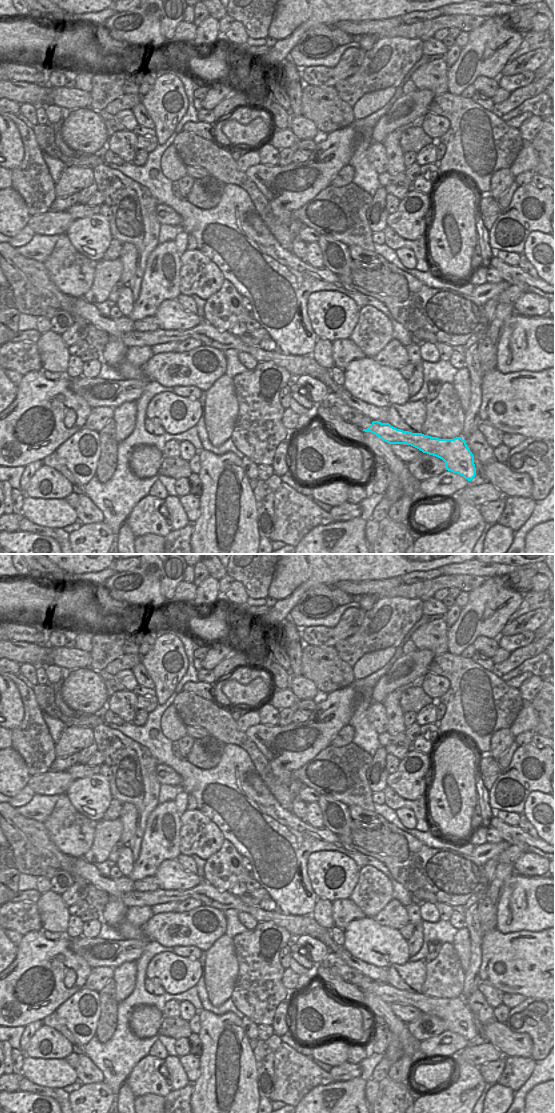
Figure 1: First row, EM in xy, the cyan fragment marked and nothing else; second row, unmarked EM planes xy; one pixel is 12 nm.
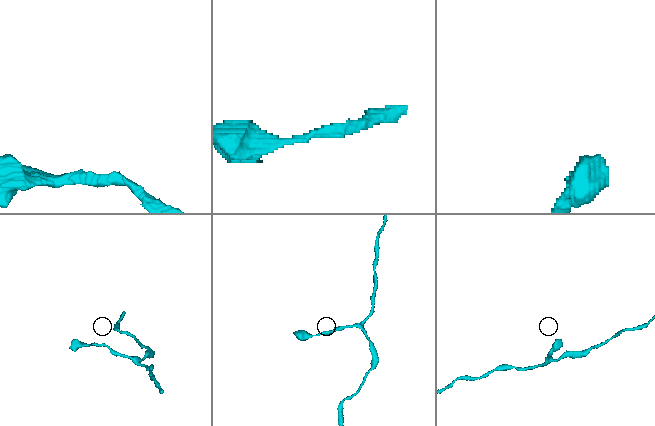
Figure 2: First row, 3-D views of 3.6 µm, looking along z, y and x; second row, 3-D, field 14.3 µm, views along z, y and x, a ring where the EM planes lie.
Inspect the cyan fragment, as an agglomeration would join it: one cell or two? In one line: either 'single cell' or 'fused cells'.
single cell

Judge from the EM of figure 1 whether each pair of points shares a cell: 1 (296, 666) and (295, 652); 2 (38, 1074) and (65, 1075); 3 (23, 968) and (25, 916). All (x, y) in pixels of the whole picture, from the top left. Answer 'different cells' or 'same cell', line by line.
1: same cell
2: same cell
3: different cells

